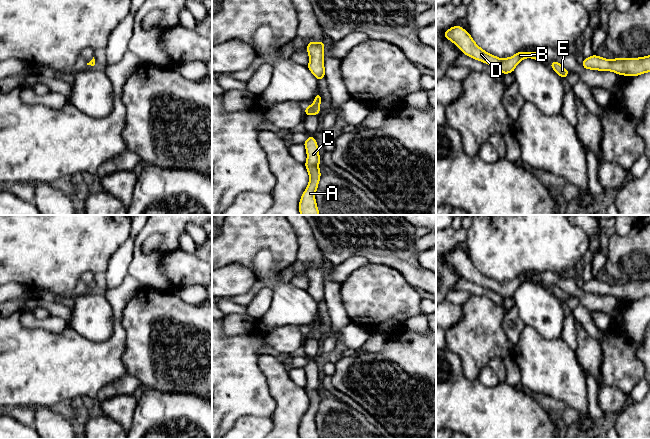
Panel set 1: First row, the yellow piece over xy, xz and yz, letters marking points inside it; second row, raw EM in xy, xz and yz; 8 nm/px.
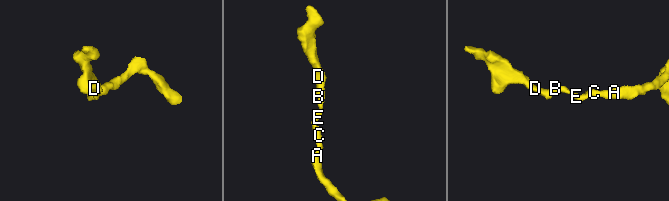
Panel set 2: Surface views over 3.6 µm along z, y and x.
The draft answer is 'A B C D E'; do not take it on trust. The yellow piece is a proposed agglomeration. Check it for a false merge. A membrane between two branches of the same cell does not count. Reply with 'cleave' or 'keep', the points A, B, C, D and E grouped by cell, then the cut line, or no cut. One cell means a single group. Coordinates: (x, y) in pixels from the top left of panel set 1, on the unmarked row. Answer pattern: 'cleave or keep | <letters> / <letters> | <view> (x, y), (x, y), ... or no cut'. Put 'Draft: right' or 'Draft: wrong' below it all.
keep | A B C D E | no cut
Draft: right

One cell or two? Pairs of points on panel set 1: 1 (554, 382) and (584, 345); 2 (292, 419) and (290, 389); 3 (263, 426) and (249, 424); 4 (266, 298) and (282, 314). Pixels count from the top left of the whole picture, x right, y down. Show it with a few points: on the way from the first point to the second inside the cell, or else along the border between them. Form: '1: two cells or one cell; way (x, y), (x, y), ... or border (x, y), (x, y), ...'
1: two cells; border (574, 351), (578, 363), (586, 374)
2: one cell; way (290, 412), (290, 396)
3: one cell; way (260, 426), (252, 426)
4: two cells; border (266, 286), (272, 290), (272, 301), (260, 319)

